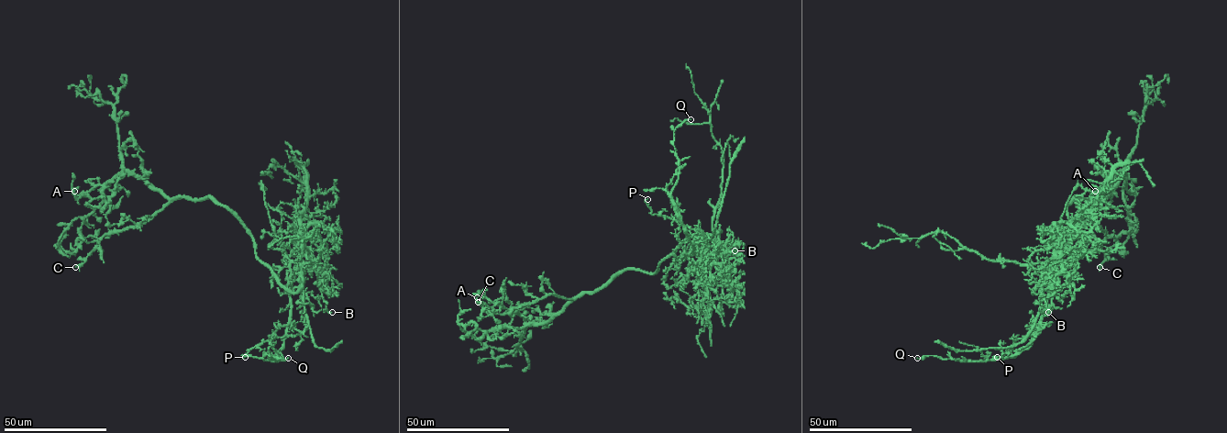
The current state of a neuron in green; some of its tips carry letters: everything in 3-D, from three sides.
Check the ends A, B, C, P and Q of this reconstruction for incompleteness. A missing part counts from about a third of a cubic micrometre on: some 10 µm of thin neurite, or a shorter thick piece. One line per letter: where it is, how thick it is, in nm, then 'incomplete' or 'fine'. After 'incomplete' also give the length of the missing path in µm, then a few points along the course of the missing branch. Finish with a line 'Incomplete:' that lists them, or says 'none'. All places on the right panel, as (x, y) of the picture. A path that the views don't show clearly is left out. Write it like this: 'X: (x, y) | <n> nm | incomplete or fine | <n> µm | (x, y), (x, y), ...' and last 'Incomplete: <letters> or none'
A: (1095, 191) | 200 nm | fine
B: (1048, 312) | 240 nm | fine
C: (1099, 267) | 240 nm | fine
P: (997, 357) | 130 nm | fine
Q: (917, 358) | 180 nm | fine
Incomplete: none

